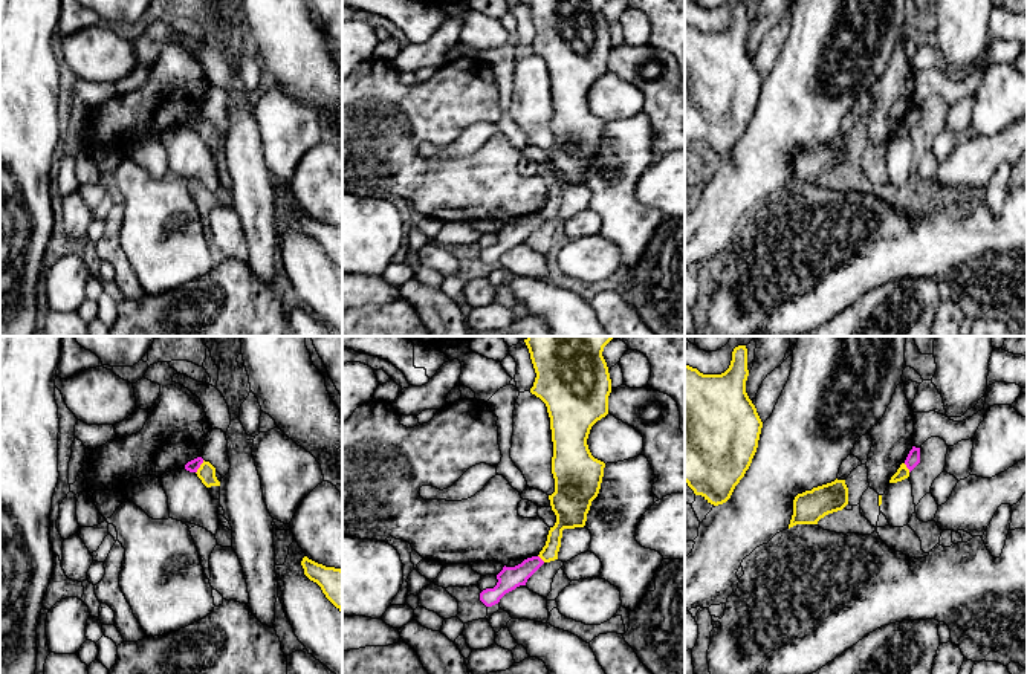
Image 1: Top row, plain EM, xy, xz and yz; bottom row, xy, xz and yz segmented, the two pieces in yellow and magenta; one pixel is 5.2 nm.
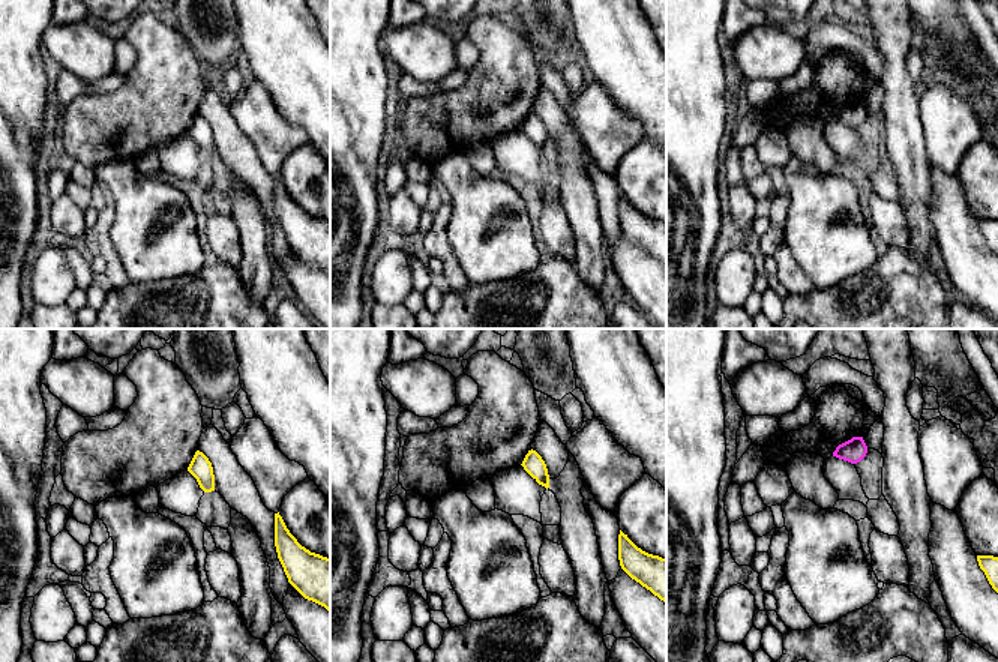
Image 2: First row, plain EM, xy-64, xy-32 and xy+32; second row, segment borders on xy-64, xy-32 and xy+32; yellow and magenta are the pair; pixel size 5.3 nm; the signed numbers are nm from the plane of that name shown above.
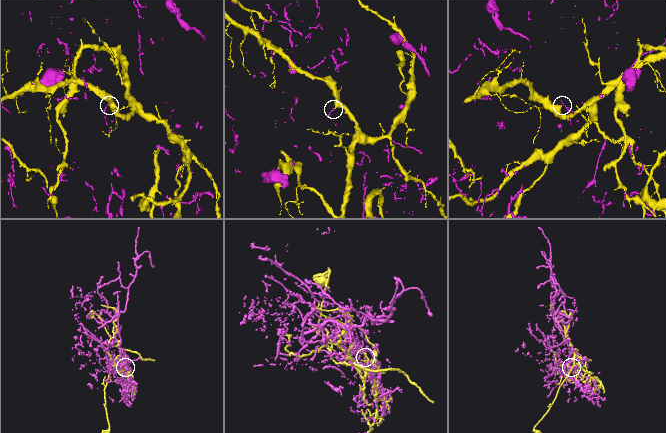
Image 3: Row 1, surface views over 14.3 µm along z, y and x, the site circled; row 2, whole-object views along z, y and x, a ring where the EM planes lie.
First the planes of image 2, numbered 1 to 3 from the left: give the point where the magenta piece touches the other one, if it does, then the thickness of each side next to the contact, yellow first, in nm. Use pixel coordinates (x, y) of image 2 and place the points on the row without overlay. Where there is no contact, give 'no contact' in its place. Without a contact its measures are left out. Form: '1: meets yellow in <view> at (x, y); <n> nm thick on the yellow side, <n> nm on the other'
1: no contact
2: no contact
3: no contact

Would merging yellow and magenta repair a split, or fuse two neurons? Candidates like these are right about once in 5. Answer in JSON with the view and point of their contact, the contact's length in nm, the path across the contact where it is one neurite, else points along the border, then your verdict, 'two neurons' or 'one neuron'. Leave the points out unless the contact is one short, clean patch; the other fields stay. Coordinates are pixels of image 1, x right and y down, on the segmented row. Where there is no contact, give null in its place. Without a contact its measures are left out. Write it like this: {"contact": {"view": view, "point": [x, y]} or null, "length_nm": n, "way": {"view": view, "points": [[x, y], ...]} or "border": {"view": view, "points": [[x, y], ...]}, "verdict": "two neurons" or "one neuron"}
{"contact": {"view": "xy", "point": [200, 466]}, "length_nm": 80, "border": {"view": "xy", "points": [[204, 460], [196, 473]]}, "verdict": "two neurons"}

